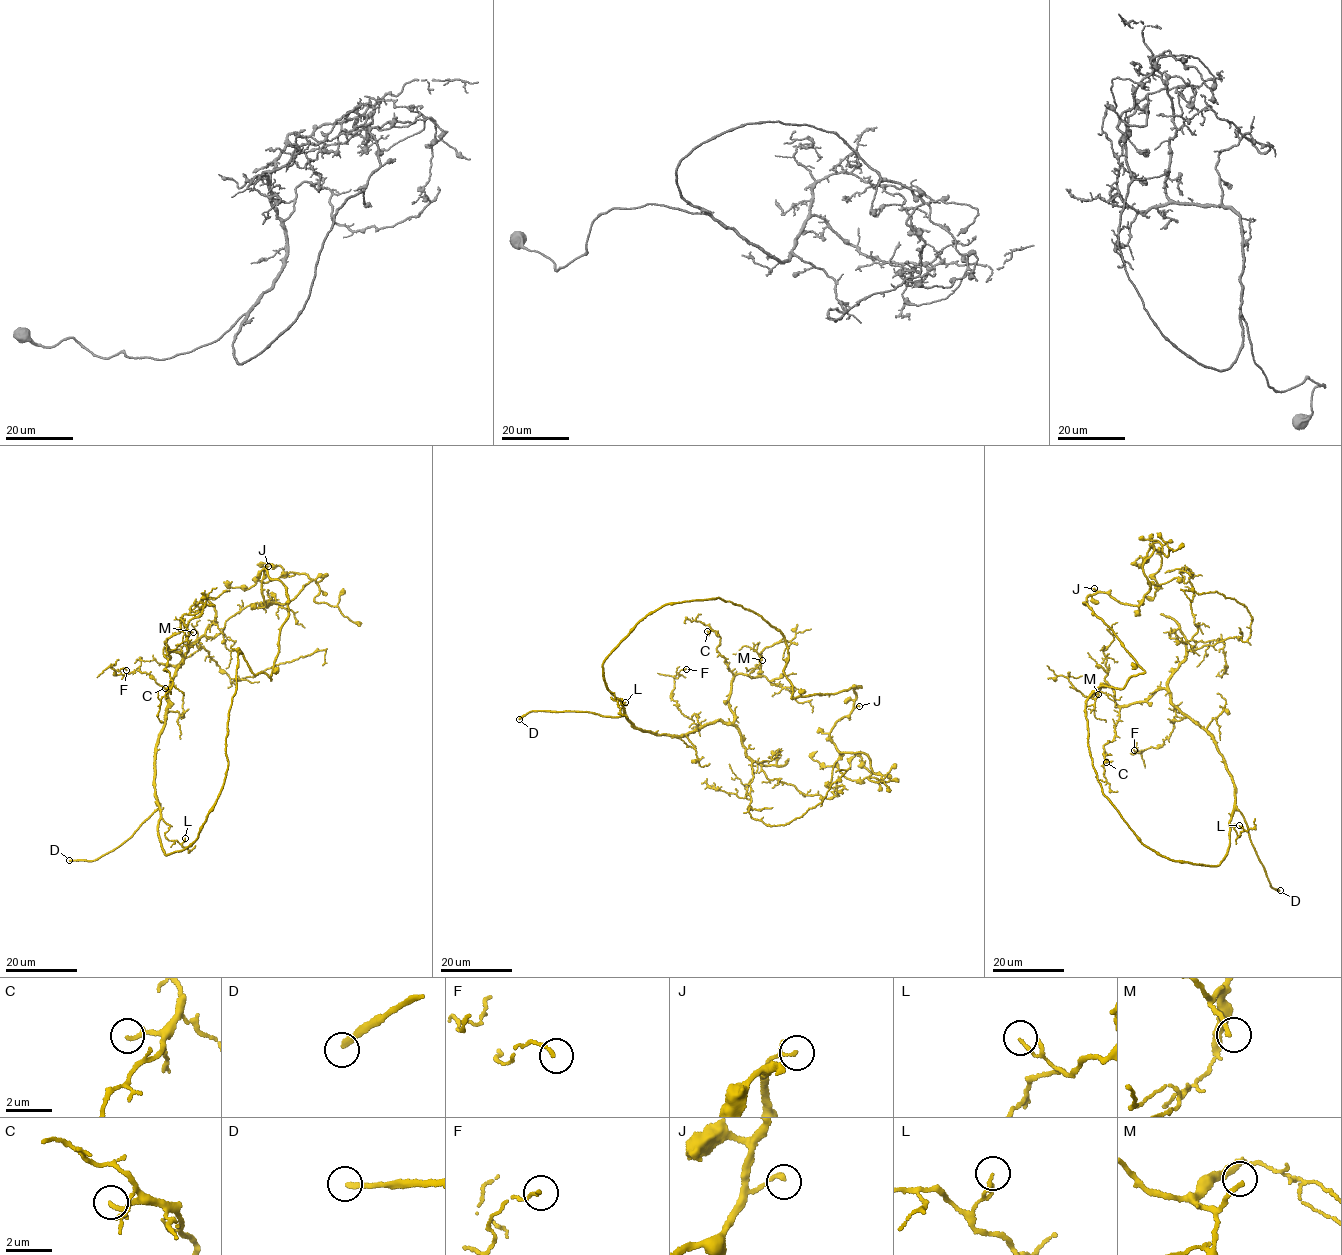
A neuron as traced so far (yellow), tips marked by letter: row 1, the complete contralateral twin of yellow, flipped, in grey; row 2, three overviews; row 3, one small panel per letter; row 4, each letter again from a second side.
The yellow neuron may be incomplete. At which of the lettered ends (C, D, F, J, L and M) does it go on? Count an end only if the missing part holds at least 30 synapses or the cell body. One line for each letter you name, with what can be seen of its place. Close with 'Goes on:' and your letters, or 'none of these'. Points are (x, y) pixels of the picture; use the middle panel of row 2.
D: (519, 719)
M: (762, 660)
Goes on: D, M

